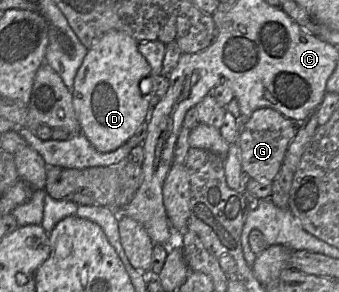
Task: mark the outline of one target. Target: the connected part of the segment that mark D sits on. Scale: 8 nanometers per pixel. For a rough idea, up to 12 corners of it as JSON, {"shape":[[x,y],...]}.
{"shape":[[108,31],[73,84],[82,134],[99,152],[146,120],[151,67],[139,42]]}

